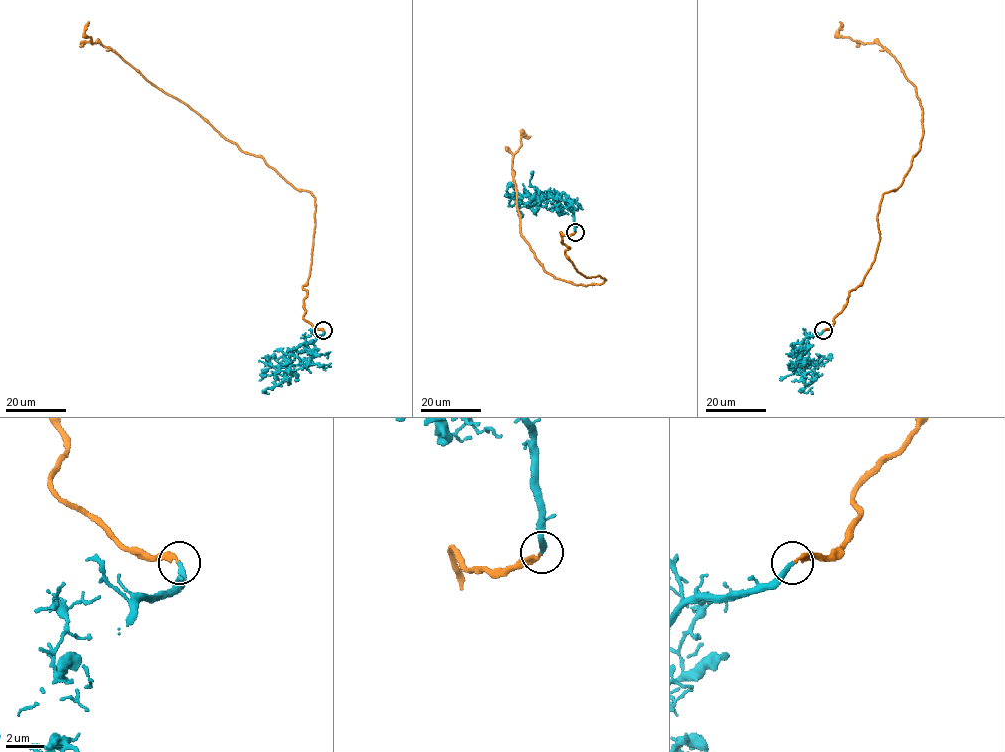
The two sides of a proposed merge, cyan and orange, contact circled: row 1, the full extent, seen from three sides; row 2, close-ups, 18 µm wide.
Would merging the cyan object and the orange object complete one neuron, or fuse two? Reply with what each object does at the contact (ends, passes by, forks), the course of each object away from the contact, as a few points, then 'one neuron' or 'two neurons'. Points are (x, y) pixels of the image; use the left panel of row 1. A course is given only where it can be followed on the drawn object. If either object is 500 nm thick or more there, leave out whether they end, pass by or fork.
cyan ends there; orange ends there; cyan runs (323, 330), (311, 343), (298, 346), (291, 354), (285, 378), (265, 389), (265, 393), (265, 390), (269, 394); orange runs (323, 330), (303, 317), (314, 197), (293, 188), (262, 157), (243, 152), (120, 56), (91, 43), (88, 22); one neuron

